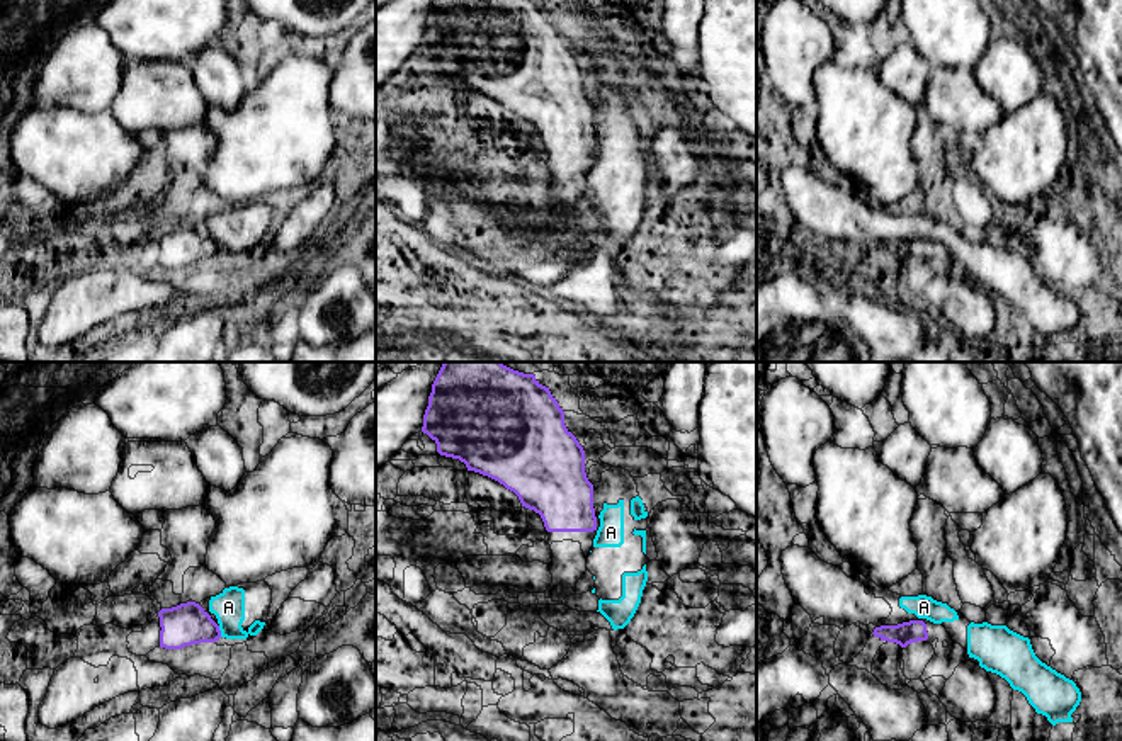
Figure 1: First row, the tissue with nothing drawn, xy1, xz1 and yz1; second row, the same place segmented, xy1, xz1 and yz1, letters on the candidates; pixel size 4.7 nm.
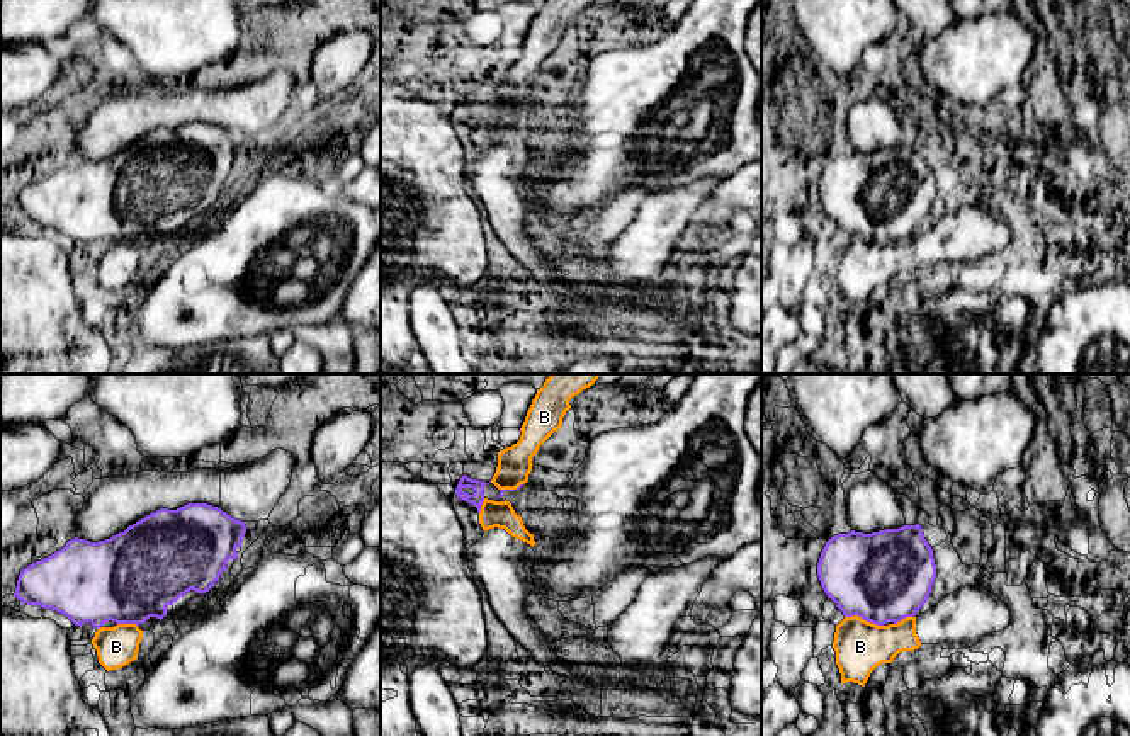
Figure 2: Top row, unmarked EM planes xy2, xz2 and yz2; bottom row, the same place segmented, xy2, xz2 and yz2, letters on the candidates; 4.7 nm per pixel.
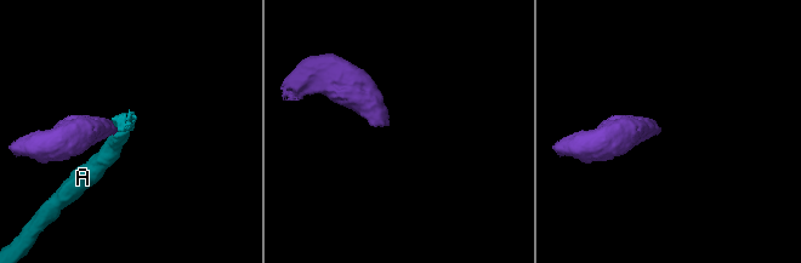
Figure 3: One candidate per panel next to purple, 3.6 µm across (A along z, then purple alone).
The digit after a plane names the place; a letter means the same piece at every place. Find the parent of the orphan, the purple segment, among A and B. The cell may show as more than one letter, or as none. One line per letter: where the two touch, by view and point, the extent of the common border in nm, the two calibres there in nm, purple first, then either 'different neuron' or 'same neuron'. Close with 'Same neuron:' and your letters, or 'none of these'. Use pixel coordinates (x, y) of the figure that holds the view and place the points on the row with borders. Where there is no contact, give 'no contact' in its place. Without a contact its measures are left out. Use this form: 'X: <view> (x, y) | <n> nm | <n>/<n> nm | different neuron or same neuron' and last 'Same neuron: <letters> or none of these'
A: xy1 (220, 631) | 60 nm | 200/150 nm | same neuron
B: yz2 (864, 619) | 190 nm | 440/240 nm | different neuron
Same neuron: A

